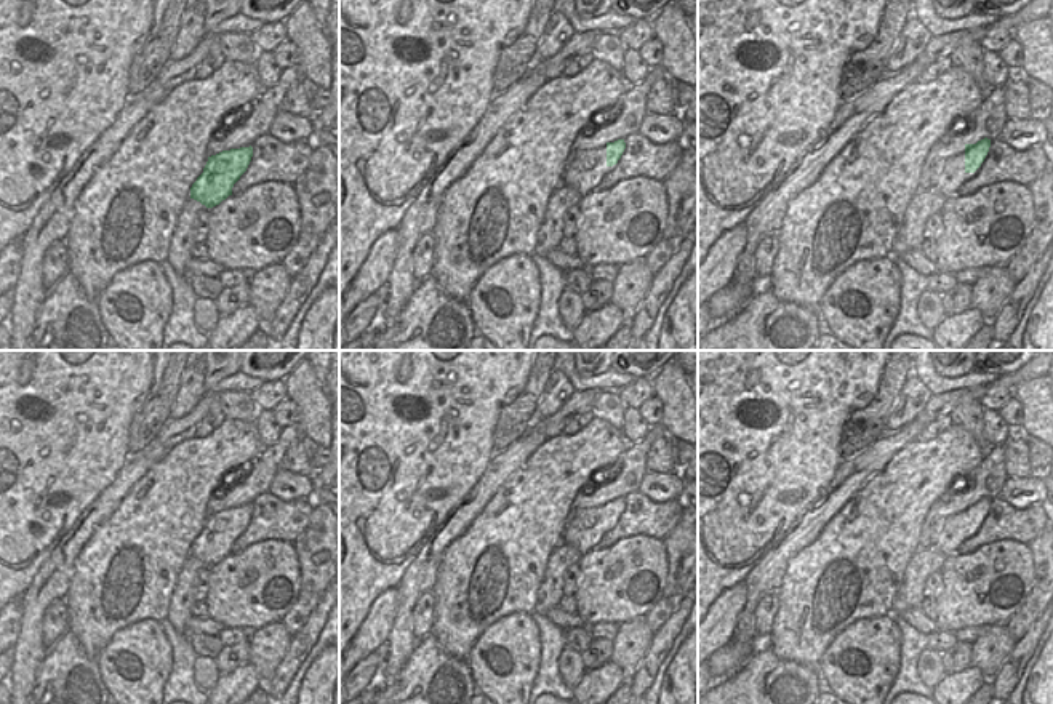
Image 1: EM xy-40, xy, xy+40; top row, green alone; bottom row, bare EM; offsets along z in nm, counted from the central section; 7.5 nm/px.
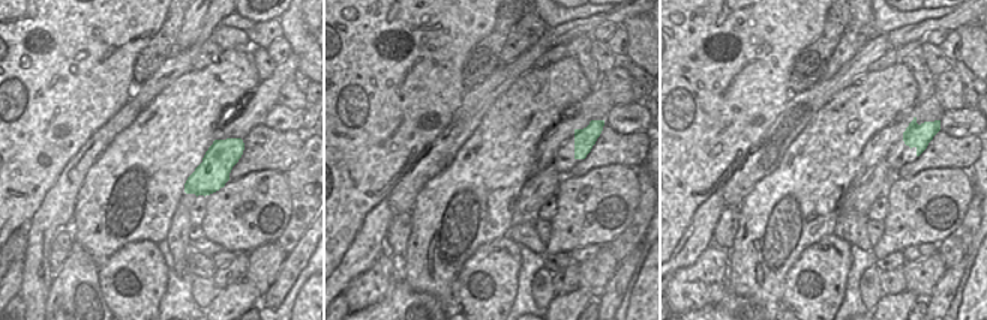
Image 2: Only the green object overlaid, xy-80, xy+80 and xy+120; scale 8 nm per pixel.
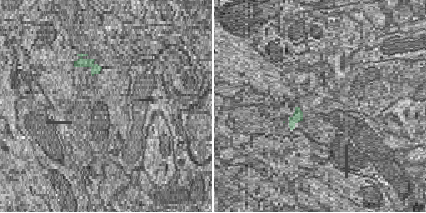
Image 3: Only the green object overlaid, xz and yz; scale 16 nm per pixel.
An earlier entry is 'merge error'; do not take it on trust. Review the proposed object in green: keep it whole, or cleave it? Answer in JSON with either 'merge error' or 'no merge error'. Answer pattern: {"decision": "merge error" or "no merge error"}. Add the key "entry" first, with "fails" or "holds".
{"entry": "fails", "decision": "no merge error"}

